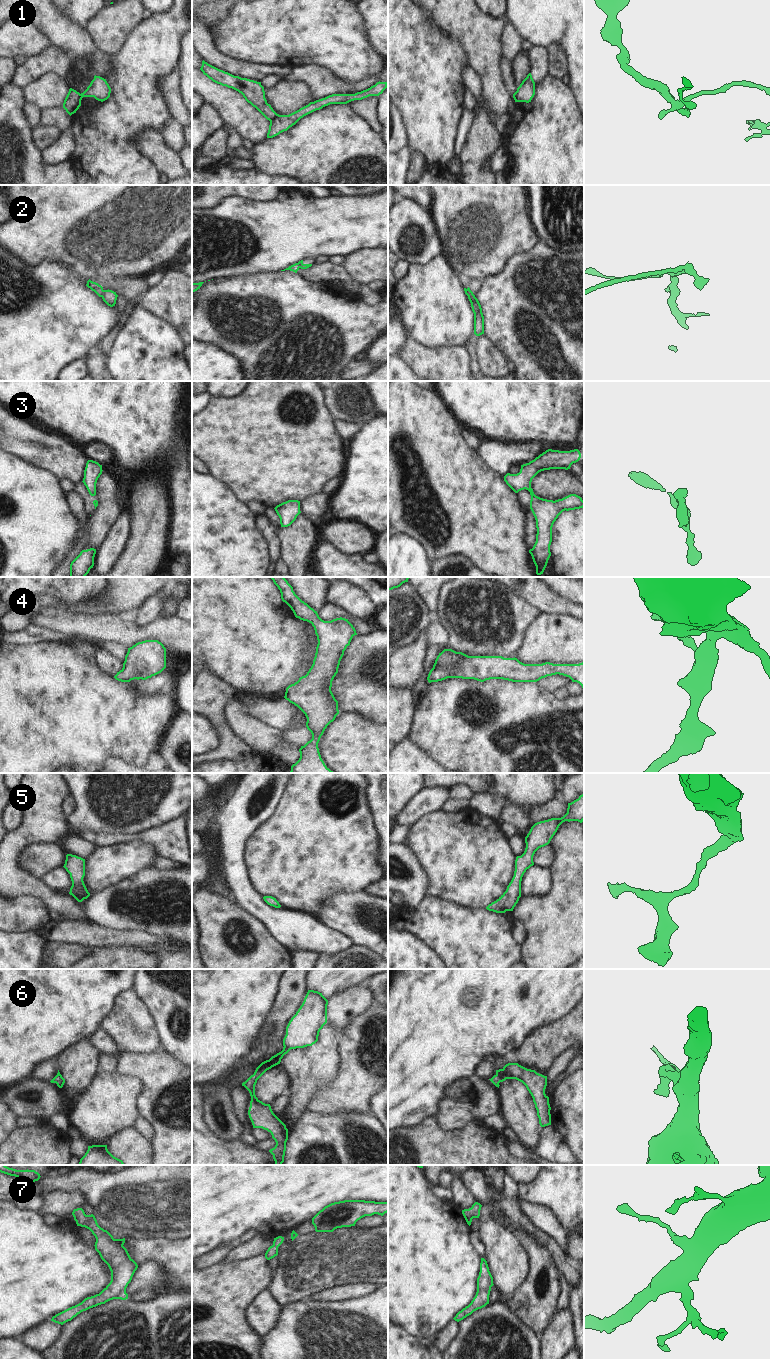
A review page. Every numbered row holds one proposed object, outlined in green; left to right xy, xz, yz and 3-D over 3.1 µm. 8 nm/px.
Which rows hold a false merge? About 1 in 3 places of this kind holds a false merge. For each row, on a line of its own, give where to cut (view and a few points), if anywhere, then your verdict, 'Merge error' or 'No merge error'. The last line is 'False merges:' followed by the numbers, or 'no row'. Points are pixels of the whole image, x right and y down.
1: Split along xz (278, 114), (270, 121). Merge error
2: Split along xy (103, 290), (101, 296). Merge error
3: No split. No merge error
4: No split. No merge error
5: No split. No merge error
6: No split. No merge error
7: No split. No merge error
False merges: 1, 2

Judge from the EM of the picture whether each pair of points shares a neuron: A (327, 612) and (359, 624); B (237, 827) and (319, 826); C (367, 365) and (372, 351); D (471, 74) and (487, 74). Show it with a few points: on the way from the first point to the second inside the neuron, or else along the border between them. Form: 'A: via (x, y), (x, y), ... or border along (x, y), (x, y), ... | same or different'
A: via (335, 612), (340, 612), (351, 619) | same
B: border along (274, 811), (251, 833), (244, 847) | different
C: border along (366, 357), (377, 362) | different
D: border along (469, 66), (475, 70), (480, 78), (483, 97) | different

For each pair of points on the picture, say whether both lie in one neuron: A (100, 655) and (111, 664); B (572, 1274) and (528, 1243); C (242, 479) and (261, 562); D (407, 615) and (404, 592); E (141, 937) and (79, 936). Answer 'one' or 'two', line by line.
A: one
B: two
C: two
D: one
E: one

